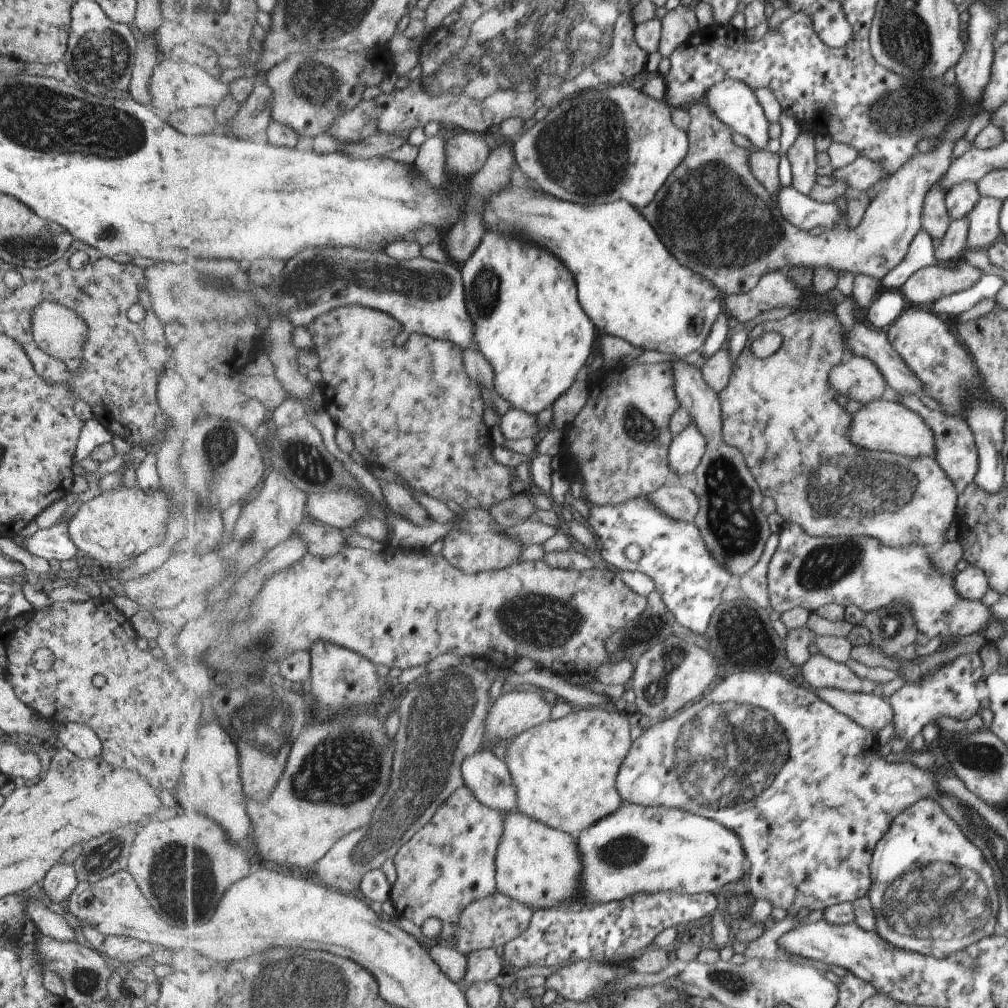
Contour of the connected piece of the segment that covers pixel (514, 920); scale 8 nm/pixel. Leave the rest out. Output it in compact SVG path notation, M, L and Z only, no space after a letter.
M497 890L490 897L472 902L462 912L459 924L456 925L458 934L453 940L453 944L455 948L466 955L479 949L501 951L508 942L519 938L529 928L536 912L535 907L519 902Z

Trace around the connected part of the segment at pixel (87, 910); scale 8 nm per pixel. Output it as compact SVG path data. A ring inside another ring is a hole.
M126 869L111 873L97 882L77 883L68 898L68 912L79 922L92 926L103 937L115 935L159 944L163 938L163 922L140 893Z

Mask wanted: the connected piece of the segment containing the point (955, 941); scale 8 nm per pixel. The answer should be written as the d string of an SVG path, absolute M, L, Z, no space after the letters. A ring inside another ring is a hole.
M920 799L914 803L913 806L905 809L903 813L893 820L891 828L889 828L889 834L885 834L885 838L880 839L881 842L877 841L877 854L872 854L873 878L877 878L877 886L873 886L873 894L867 894L867 896L872 906L876 931L886 941L903 950L913 951L922 955L933 955L938 959L942 959L965 948L972 942L977 942L984 936L989 936L997 929L996 917L999 916L999 894L996 890L995 874L993 874L980 848L965 836L961 826L949 814L946 814L937 801Z

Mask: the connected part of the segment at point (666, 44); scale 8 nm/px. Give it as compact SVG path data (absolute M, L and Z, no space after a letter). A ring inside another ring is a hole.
M678 5L662 18L662 39L659 52L665 58L670 56L700 28L695 8Z

